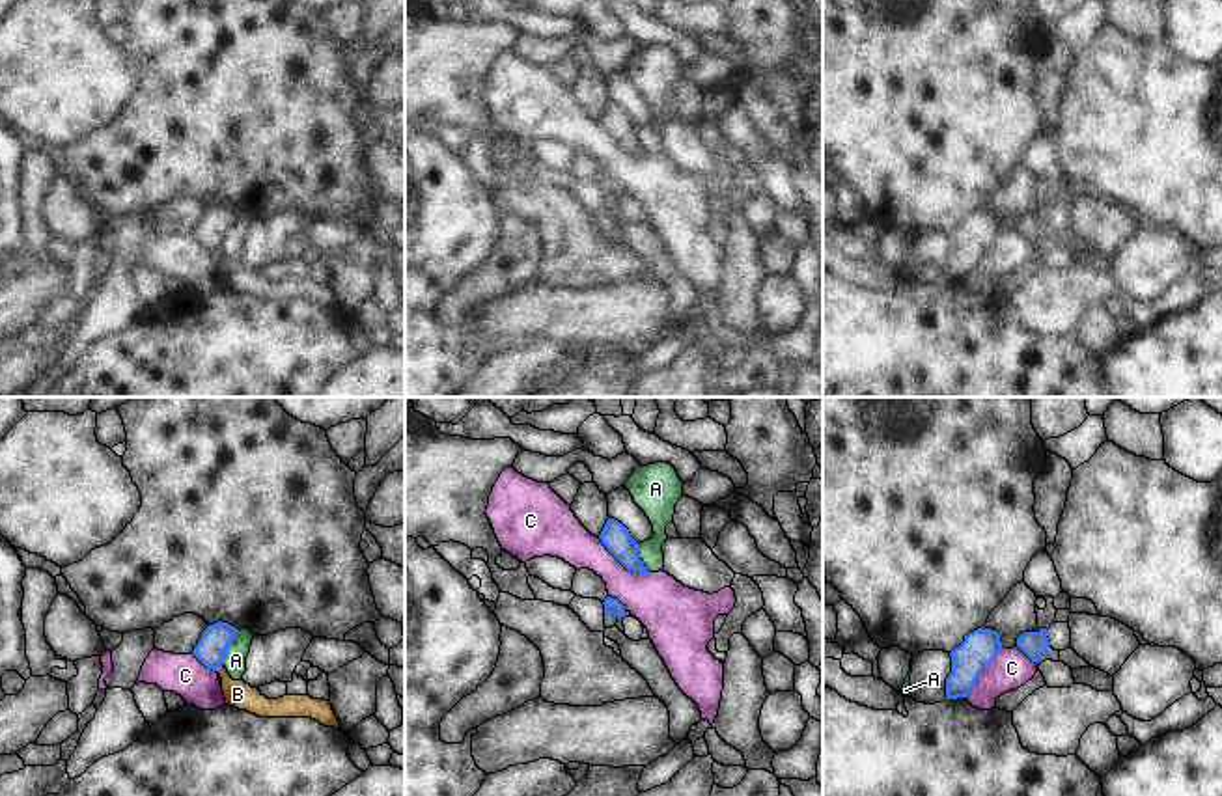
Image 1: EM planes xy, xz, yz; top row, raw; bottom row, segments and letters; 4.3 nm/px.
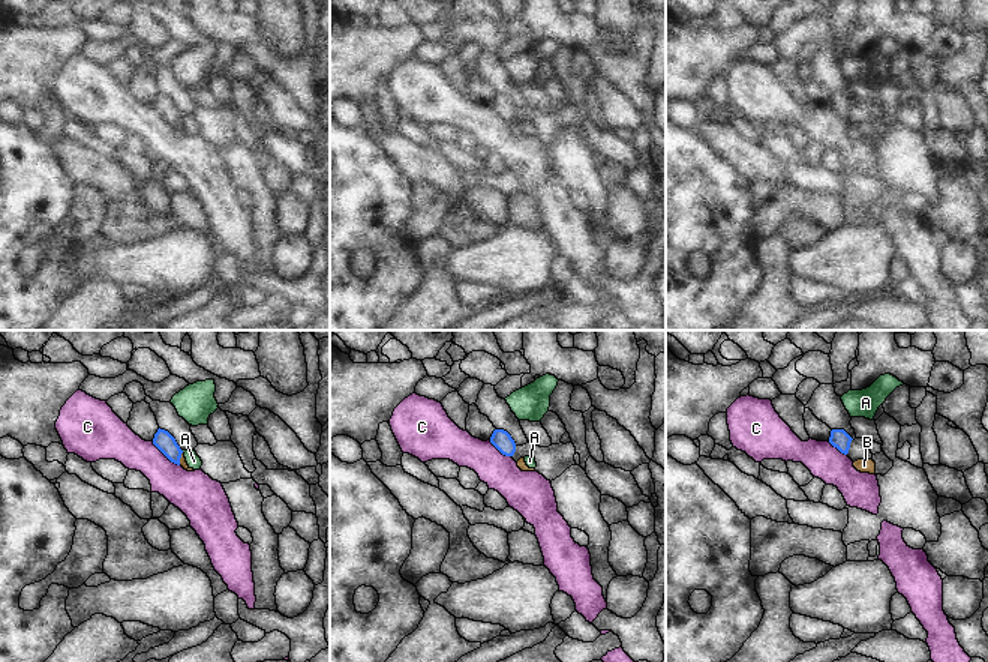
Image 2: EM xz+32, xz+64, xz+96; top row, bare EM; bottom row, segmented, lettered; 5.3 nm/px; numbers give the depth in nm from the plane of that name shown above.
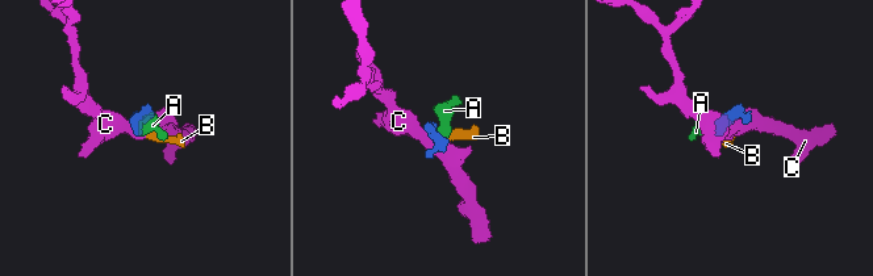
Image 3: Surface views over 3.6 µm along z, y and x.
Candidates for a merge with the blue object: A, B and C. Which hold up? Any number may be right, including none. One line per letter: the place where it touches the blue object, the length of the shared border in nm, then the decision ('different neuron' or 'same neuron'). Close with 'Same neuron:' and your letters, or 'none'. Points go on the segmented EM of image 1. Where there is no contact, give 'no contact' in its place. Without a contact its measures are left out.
A: xy (228, 647) | 160 nm | different neuron
B: xy (219, 666) | 50 nm | different neuron
C: xz (622, 563) | 280 nm | different neuron
Same neuron: none

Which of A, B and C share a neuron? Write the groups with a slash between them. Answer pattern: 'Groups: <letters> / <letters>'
Groups: A B / C.

